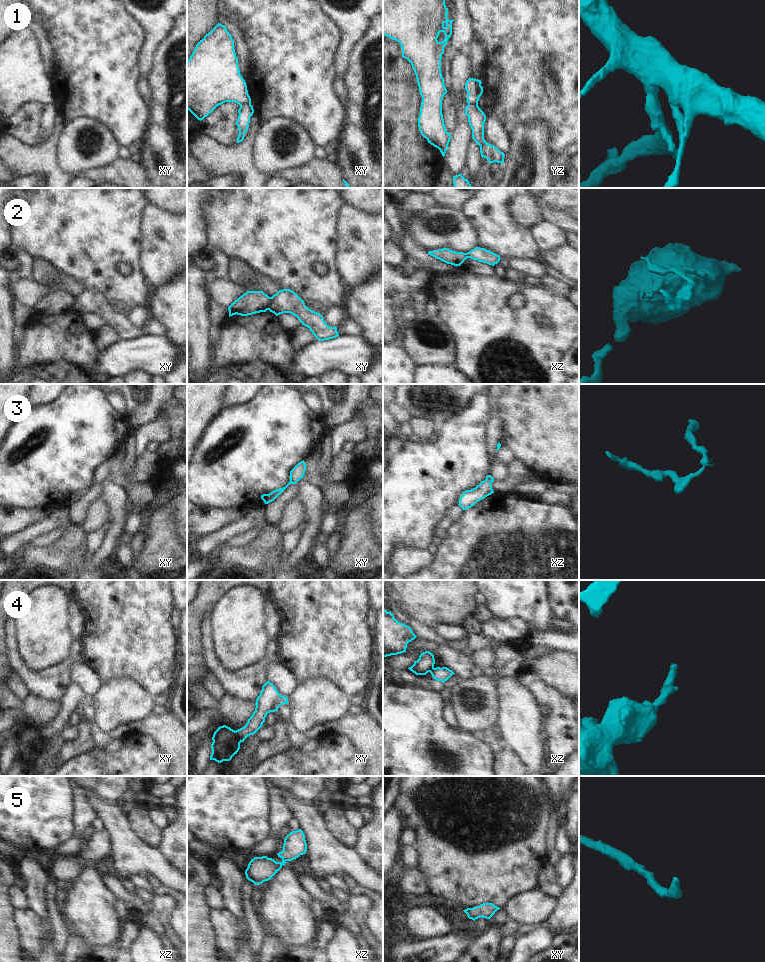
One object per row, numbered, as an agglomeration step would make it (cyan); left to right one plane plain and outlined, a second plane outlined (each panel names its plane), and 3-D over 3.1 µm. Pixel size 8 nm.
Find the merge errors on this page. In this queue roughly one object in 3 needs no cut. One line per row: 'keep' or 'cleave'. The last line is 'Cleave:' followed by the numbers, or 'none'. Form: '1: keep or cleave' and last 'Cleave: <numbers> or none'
1: cleave
2: cleave
3: keep
4: cleave
5: keep
Cleave: 1, 2, 4

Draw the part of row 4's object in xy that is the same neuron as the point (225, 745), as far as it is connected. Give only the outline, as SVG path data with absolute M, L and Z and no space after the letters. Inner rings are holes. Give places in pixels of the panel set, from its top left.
M226 725L218 727L212 740L210 760L215 760L218 763L230 761L240 749L240 741L236 731Z

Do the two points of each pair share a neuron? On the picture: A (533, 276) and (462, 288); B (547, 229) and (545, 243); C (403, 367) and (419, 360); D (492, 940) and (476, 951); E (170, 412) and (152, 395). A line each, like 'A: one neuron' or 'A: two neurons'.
A: two neurons
B: one neuron
C: two neurons
D: one neuron
E: two neurons

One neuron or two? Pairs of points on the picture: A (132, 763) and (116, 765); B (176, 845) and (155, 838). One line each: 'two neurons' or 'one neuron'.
A: one neuron
B: two neurons

